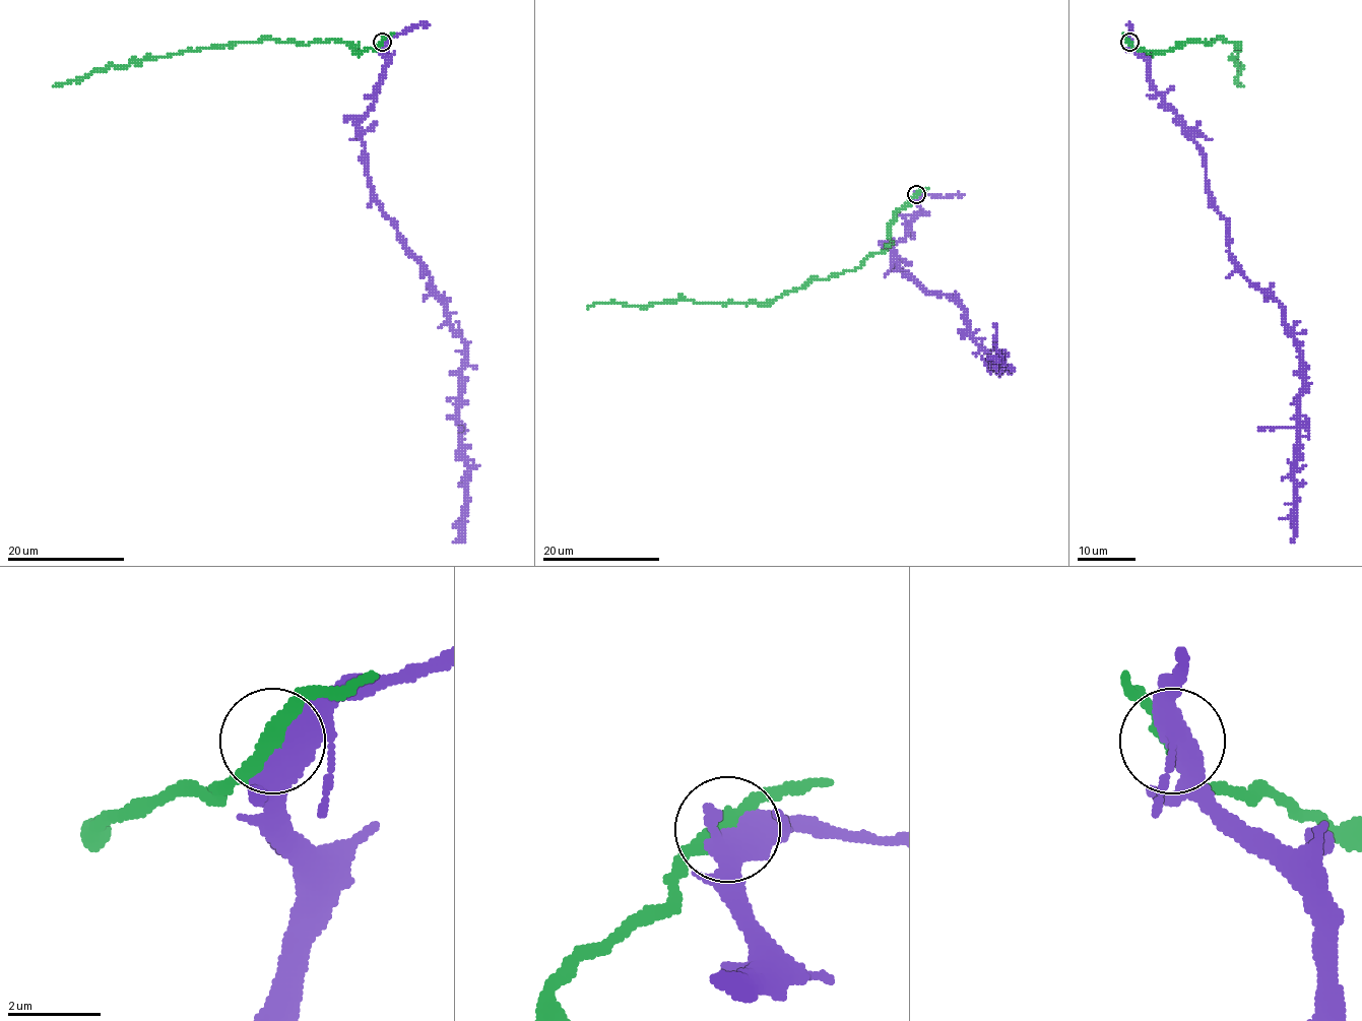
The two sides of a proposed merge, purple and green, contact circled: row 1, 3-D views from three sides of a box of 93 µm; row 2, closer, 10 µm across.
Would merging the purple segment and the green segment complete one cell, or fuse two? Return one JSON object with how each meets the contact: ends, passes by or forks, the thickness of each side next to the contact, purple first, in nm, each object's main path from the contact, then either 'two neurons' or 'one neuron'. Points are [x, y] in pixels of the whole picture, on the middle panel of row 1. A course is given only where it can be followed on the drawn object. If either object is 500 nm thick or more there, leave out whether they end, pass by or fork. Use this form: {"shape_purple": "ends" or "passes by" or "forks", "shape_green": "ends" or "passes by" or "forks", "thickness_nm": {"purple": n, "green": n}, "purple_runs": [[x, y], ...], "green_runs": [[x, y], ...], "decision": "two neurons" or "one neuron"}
{"thickness_nm": {"purple": 500, "green": 320}, "purple_runs": [[916, 195], [893, 255], [965, 311], [966, 331], [995, 368], [1001, 360], [988, 360]], "green_runs": [[916, 195], [894, 215], [888, 246], [853, 270], [811, 278], [769, 302], [665, 301], [588, 308]], "decision": "two neurons"}

